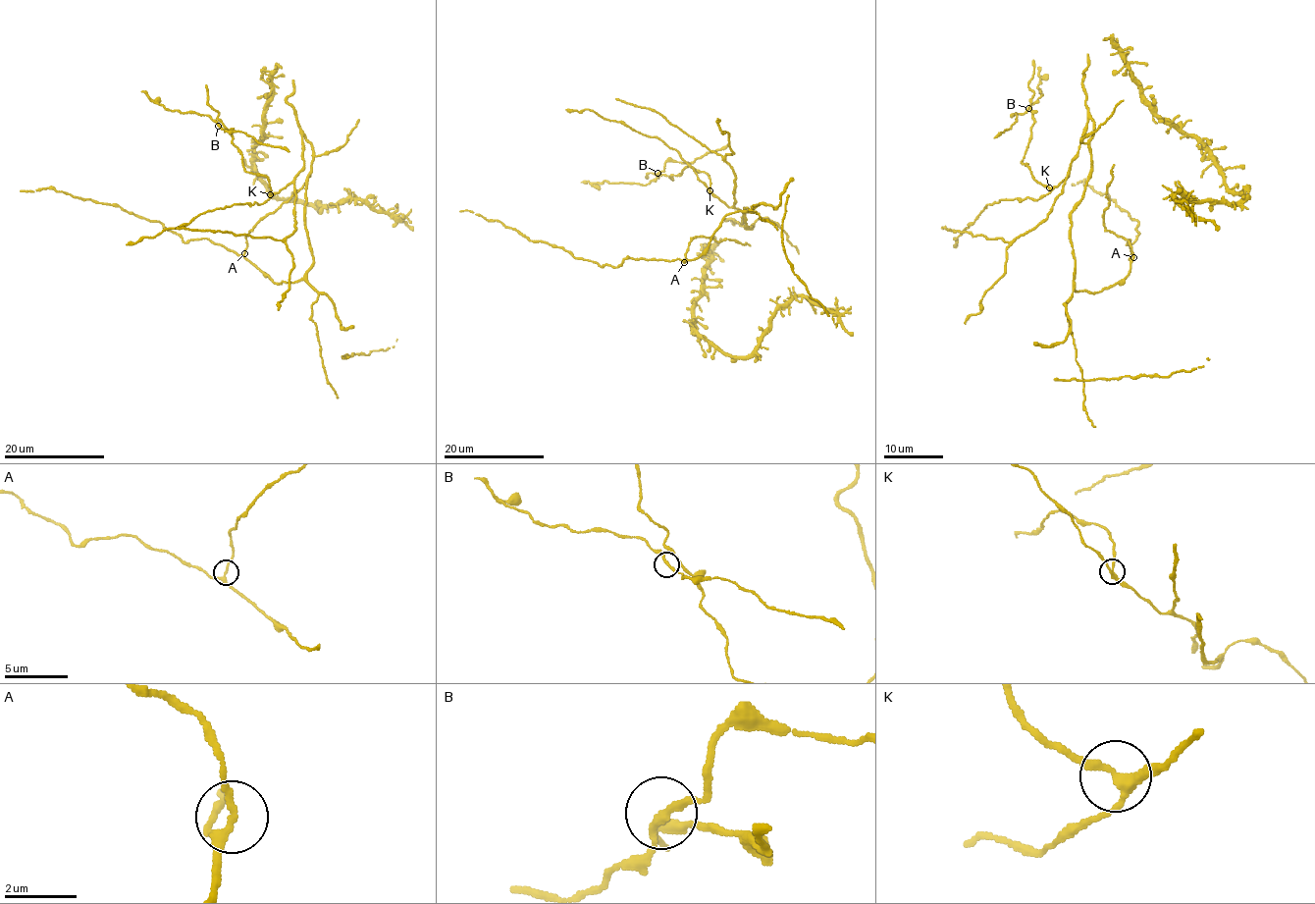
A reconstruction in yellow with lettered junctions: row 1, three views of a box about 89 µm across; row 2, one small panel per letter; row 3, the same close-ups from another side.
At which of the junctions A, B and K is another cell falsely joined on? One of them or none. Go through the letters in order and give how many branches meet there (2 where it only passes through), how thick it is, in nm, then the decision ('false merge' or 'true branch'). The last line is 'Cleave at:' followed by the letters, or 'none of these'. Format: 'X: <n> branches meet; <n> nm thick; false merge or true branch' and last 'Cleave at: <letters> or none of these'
A: 3 branches meet; 190 nm thick; true branch
B: 3 branches meet; 160 nm thick; true branch
K: 3 branches meet; 240 nm thick; true branch
Cleave at: none of these

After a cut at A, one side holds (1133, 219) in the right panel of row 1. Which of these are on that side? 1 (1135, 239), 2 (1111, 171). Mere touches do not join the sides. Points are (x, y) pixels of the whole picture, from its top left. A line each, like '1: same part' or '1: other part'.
1: same part
2: other part

